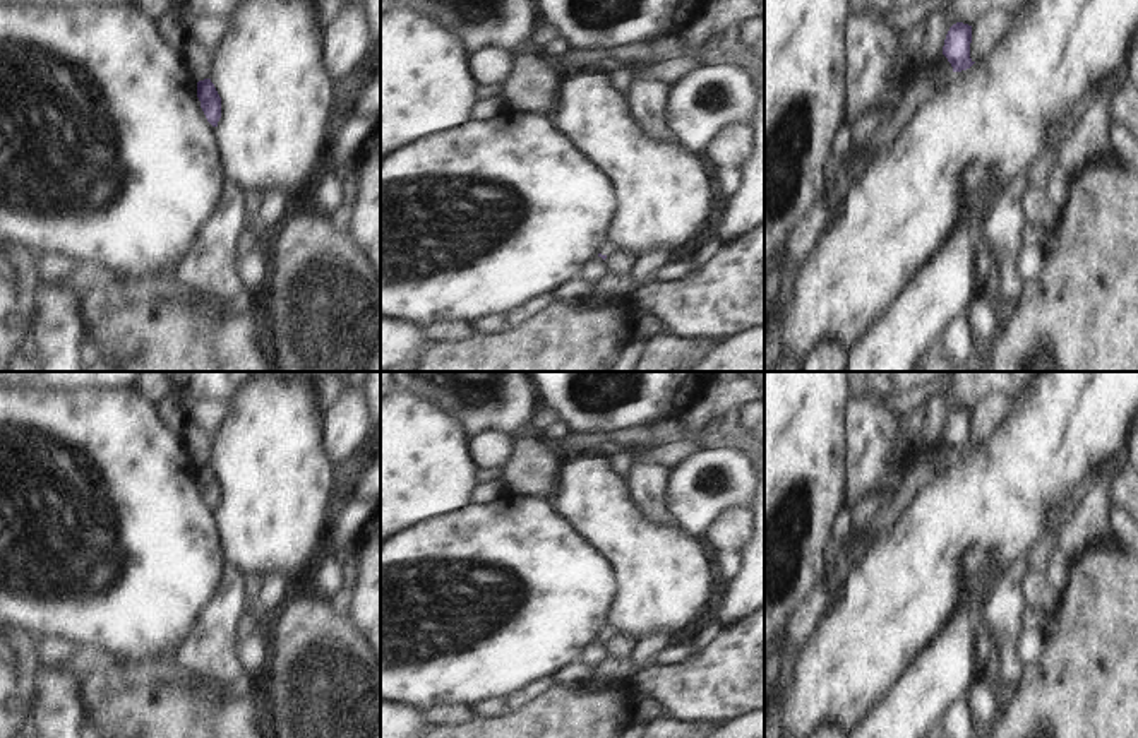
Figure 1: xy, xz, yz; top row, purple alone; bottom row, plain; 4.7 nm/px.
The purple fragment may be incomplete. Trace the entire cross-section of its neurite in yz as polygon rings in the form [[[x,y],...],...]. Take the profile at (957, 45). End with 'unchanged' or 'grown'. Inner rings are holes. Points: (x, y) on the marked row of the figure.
[[[956,22],[949,27],[943,55],[953,67],[953,72],[961,72],[970,68],[975,62],[970,58],[970,43],[972,43],[972,26]]] | unchanged

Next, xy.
[[[204,79],[197,82],[197,98],[201,101],[201,108],[213,127],[218,127],[221,118],[221,98],[211,82],[211,79]]] | unchanged

